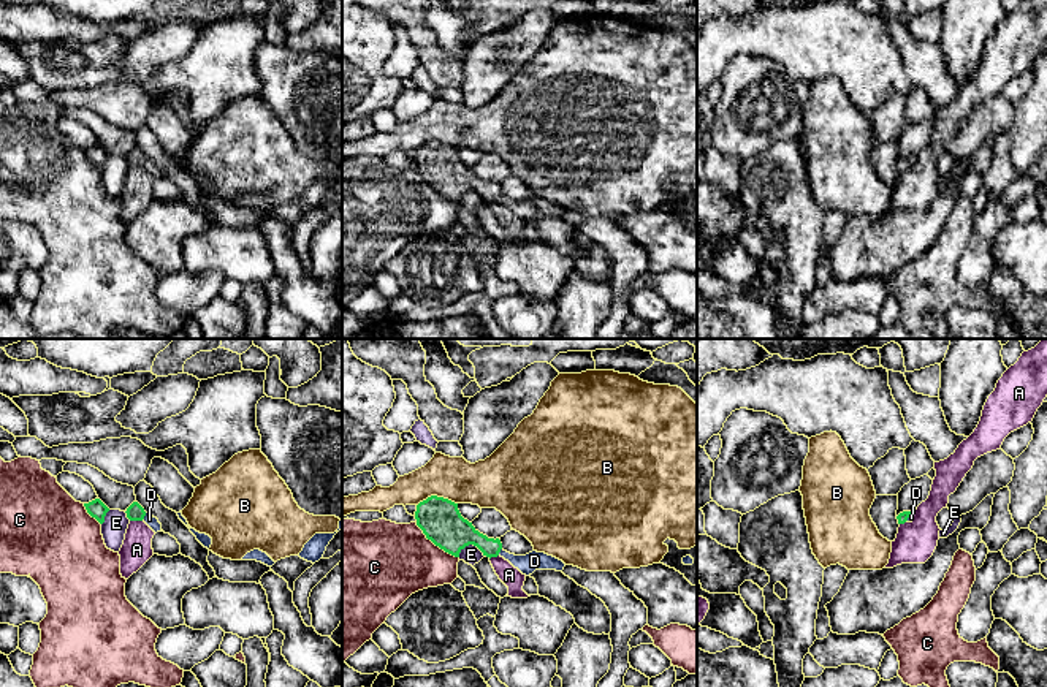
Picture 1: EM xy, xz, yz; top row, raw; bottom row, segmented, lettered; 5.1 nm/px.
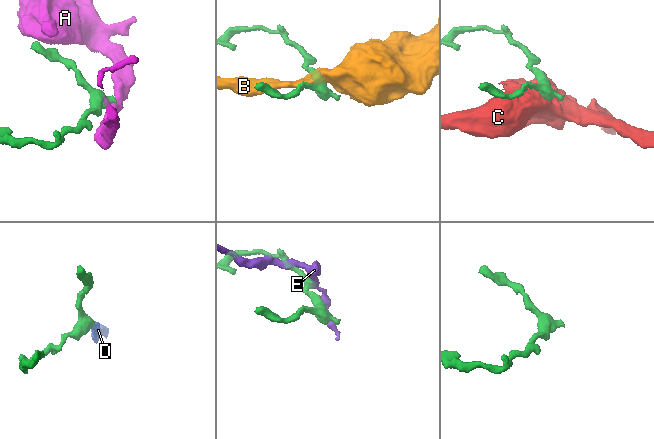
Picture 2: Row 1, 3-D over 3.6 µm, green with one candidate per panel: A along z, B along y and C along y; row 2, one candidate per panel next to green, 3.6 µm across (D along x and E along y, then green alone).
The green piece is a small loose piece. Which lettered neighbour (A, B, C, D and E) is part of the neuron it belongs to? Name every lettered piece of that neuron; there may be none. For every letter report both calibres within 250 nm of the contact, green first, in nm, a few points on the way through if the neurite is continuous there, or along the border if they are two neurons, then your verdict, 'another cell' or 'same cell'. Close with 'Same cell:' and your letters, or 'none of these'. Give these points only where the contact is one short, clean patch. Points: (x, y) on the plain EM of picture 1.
A: 90 nm thick on the green side, 160 nm on the other; border along xy (130, 165), (141, 167); another cell
B: 220 nm thick on the green side, 220 nm on the other; another cell
C: 220 nm thick on the green side, 400 nm on the other; border along xz (415, 168), (428, 184), (458, 203); another cell
D: 90 nm thick on the green side, 60 nm on the other; runs through xy (135, 157), (144, 160), (149, 165); same cell
E: 220 nm thick on the green side, 100 nm on the other; another cell
Same cell: D

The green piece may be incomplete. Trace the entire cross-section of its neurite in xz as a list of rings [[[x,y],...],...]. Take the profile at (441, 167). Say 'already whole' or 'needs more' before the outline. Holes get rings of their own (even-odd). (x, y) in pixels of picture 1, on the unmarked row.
needs more; [[[431,141],[420,147],[415,165],[428,185],[455,203],[459,203],[466,192],[474,190],[489,204],[504,203],[526,222],[535,215],[562,217],[565,212],[562,206],[545,198],[532,196],[526,201],[515,201],[504,196],[499,184],[480,179],[472,168],[461,161],[458,149],[444,142]]]

